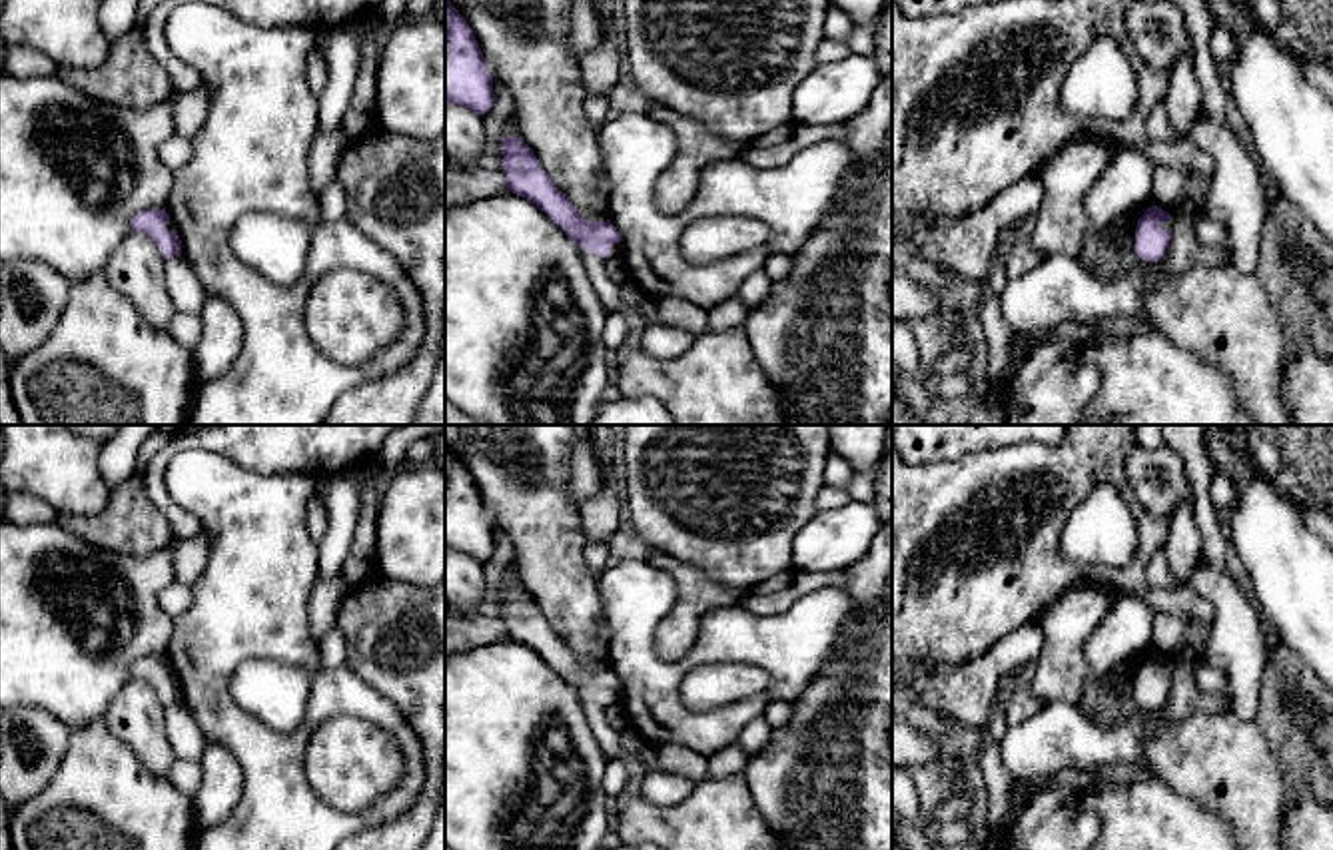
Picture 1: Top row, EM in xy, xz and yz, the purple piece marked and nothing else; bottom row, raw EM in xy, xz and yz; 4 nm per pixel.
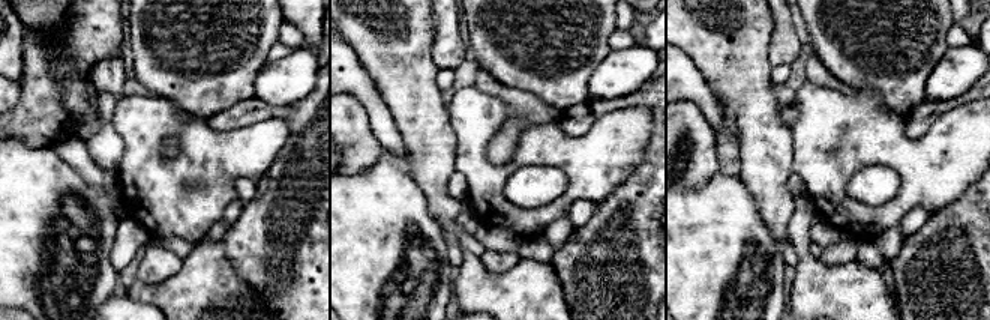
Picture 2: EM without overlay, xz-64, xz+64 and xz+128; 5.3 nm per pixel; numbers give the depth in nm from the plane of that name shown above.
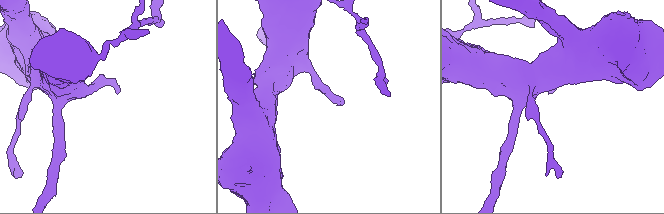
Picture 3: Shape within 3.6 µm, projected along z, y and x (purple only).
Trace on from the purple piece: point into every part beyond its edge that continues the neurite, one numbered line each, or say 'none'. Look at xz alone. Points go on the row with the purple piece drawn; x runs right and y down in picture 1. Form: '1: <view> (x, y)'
1: xz (611, 294)

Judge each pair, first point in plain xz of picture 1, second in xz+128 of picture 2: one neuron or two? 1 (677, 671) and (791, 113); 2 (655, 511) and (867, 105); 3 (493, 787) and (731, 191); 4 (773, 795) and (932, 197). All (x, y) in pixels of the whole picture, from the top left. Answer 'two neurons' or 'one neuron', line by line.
1: two neurons
2: two neurons
3: one neuron
4: two neurons

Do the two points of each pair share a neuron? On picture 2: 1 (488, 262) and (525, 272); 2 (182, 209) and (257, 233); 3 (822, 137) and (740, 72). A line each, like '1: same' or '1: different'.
1: different
2: different
3: different

